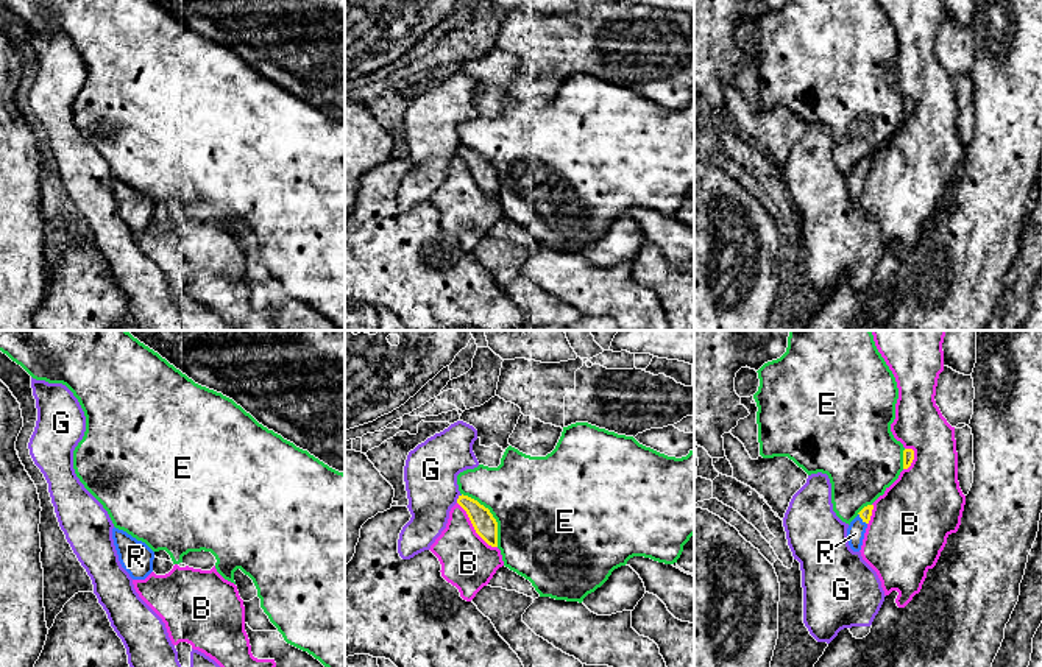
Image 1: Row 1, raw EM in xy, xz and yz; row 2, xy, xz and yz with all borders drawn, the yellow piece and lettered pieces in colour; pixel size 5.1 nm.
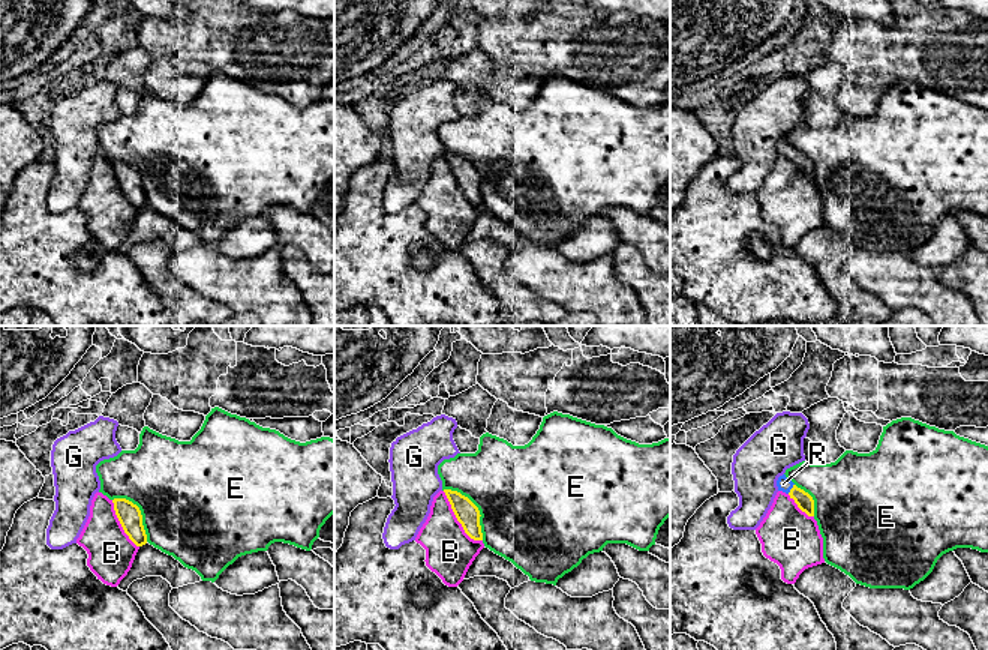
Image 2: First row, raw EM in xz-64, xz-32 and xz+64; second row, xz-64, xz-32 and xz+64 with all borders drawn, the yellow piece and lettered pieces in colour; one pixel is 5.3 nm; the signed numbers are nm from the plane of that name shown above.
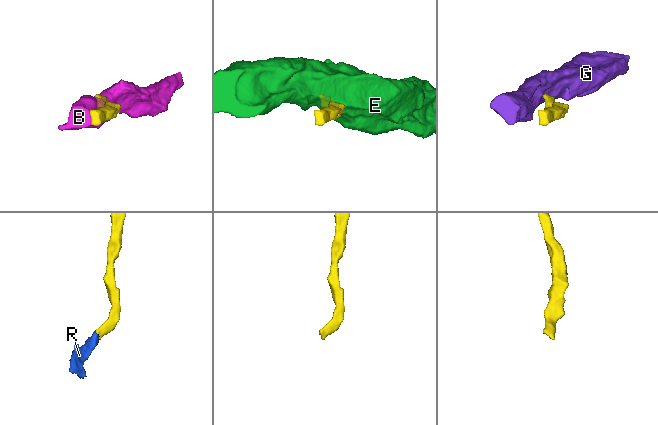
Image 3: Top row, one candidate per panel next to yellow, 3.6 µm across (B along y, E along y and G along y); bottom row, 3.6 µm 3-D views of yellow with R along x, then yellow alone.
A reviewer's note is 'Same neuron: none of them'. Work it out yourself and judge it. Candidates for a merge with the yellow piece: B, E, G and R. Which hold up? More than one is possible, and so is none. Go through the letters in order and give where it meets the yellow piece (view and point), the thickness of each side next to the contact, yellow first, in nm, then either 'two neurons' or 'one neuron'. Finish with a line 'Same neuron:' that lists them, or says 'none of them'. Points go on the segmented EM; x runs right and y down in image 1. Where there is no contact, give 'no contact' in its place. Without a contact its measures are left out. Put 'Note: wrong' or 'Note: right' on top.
Note: wrong
B: xz (473, 525) | 120/280 nm | two neurons
E: xz (492, 515) | 120/480 nm | two neurons
G: xz (457, 499) | 120/280 nm | two neurons
R: yz (861, 518) | 60/100 nm | one neuron
Same neuron: R

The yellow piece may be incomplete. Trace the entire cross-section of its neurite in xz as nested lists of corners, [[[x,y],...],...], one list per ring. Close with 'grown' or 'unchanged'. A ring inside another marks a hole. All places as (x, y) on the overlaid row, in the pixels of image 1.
[[[459,496],[457,503],[466,511],[476,533],[491,547],[498,547],[498,522],[488,508],[468,496]]]; unchanged

